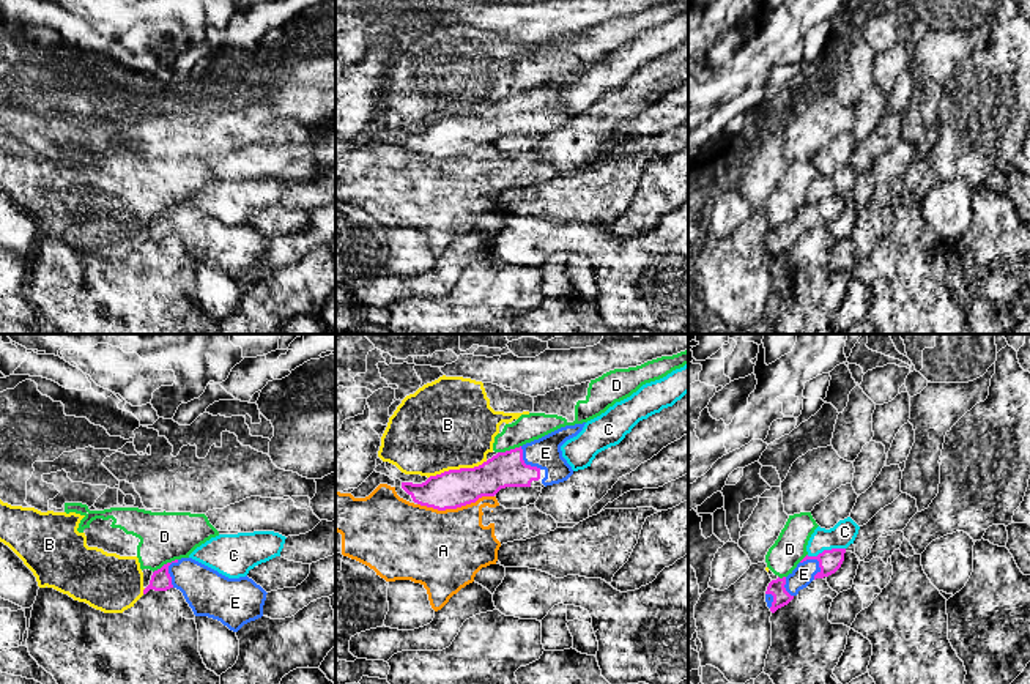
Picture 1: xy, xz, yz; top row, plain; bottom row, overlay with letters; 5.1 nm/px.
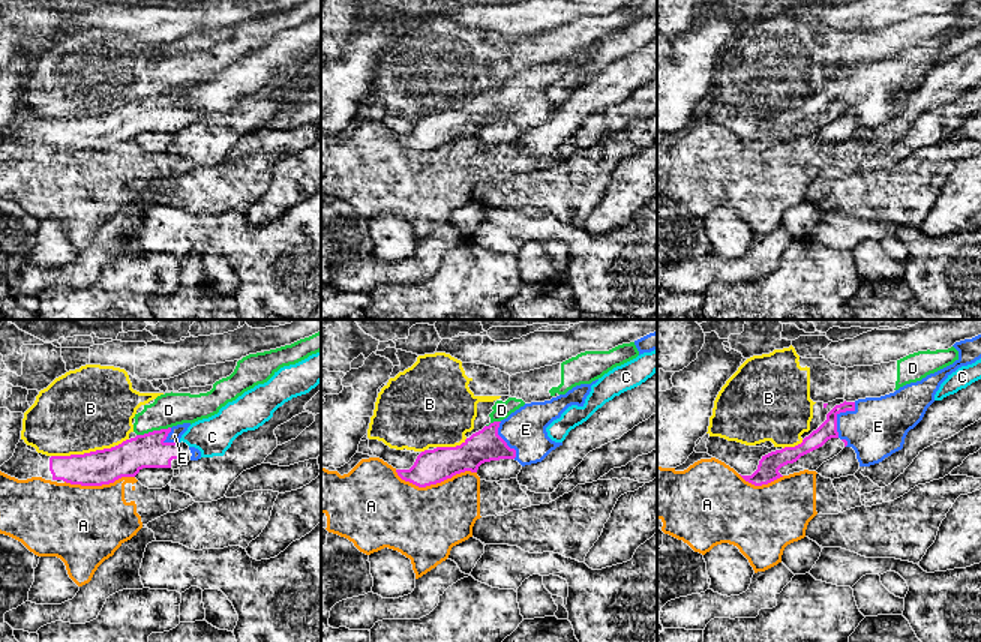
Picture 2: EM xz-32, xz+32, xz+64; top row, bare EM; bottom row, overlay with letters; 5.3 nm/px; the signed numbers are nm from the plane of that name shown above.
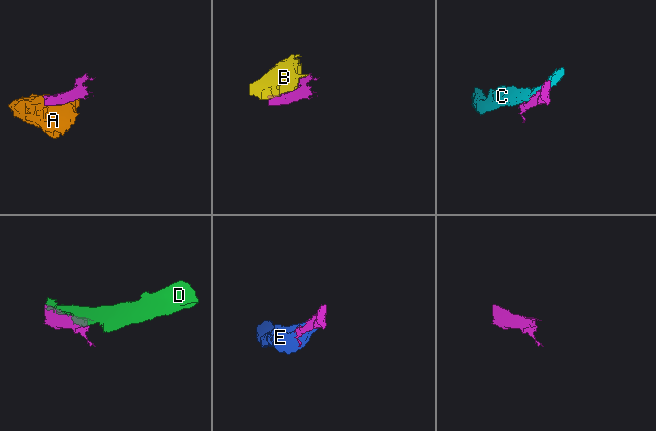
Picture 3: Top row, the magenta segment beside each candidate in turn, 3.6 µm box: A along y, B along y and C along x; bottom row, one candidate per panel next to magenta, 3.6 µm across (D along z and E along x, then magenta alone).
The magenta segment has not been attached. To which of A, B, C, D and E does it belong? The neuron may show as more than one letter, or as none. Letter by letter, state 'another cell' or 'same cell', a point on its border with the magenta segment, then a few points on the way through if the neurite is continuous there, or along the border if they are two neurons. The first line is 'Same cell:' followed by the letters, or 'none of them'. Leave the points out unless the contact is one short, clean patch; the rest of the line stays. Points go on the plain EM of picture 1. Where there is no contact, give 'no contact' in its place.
Same cell: E
A: another cell; meets magenta in xz at (455, 155)
B: another cell; meets magenta in xz at (457, 117)
C: another cell; meets magenta in yz at (826, 197)
D: another cell; meets magenta in xy at (164, 211)
E: same cell; meets magenta in yz at (815, 205)

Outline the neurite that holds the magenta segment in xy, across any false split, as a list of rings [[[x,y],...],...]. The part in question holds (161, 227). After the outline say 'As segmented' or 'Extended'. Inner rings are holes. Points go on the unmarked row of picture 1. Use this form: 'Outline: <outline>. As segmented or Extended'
Outline: [[[192,205],[175,206],[154,217],[143,241],[170,235],[183,240],[195,263],[217,266],[233,279],[263,263],[268,241],[247,222],[228,225]]]. Extended

